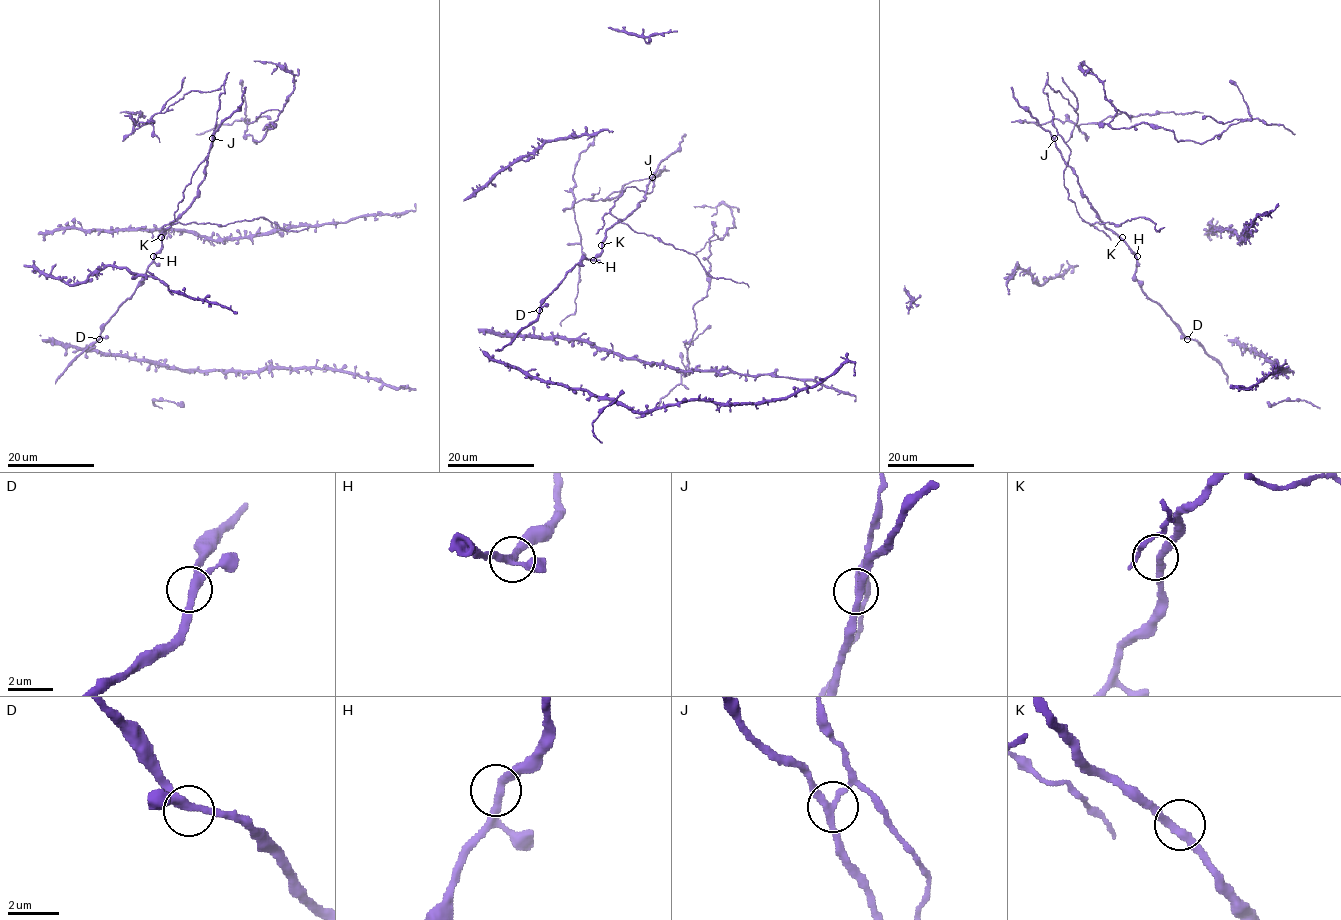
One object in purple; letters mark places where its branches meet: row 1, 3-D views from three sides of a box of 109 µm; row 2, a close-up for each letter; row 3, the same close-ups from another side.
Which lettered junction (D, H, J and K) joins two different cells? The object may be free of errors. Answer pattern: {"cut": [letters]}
{"cut": ["J"]}

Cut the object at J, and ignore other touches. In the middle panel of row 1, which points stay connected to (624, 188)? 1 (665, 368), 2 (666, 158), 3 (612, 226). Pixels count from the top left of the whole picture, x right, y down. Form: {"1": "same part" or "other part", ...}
{"1": "other part", "2": "other part", "3": "other part"}

